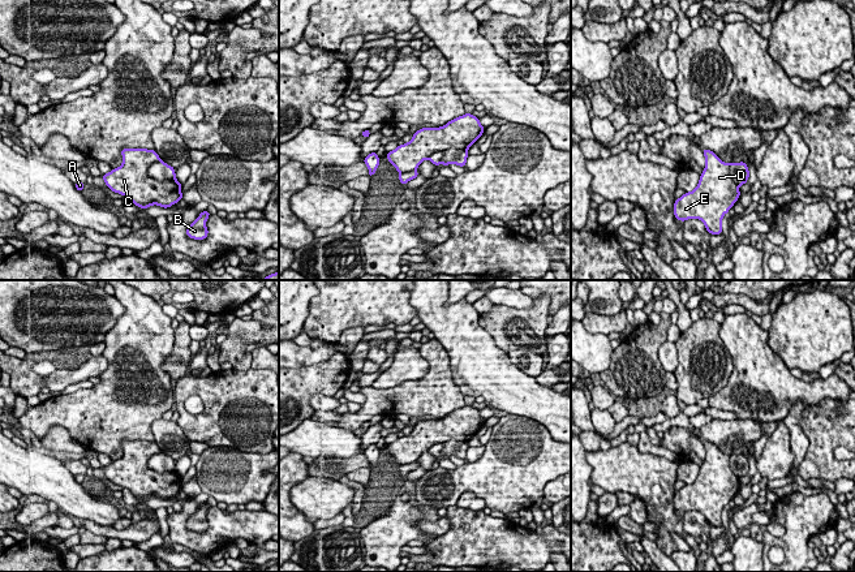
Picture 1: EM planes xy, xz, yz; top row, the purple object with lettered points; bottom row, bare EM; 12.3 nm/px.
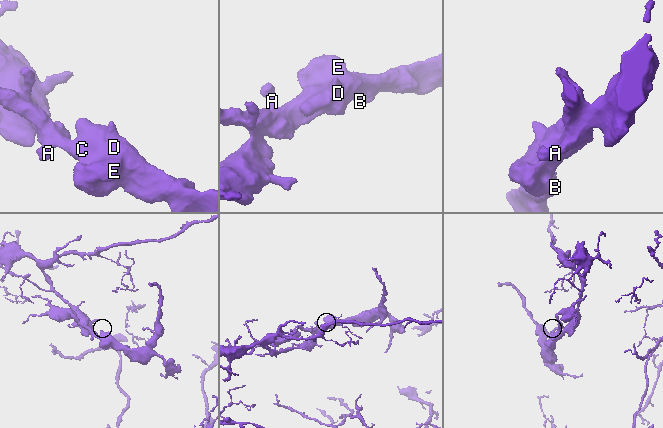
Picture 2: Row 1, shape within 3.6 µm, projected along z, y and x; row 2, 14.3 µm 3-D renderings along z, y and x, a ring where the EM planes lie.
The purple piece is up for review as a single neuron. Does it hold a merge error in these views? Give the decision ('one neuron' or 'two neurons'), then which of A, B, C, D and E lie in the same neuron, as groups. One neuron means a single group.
two neurons; groups A / B C D E

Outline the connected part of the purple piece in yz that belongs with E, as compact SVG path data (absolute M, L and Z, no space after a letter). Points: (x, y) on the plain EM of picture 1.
M708 440L703 446L706 455L699 476L675 493L674 508L680 513L699 511L710 526L721 526L723 507L732 500L740 483L729 466L730 456Z

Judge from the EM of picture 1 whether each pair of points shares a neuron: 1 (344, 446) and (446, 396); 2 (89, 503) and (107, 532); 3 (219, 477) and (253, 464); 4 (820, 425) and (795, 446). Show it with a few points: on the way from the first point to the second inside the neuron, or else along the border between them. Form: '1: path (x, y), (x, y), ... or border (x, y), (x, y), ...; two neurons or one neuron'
1: border (336, 425), (352, 431); two neurons
2: border (84, 519), (112, 527); two neurons
3: path (227, 476), (241, 476), (245, 472); one neuron
4: border (808, 405), (800, 420), (808, 450), (799, 465); two neurons

